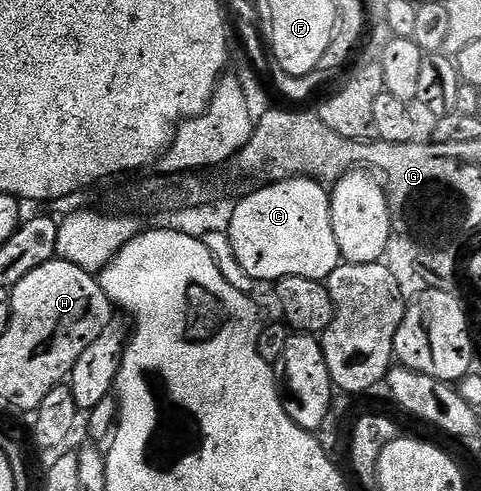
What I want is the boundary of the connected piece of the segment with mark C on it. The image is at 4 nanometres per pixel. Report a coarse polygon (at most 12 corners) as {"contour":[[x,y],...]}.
{"contour":[[288,178],[240,199],[227,233],[257,284],[343,262],[330,191]]}

